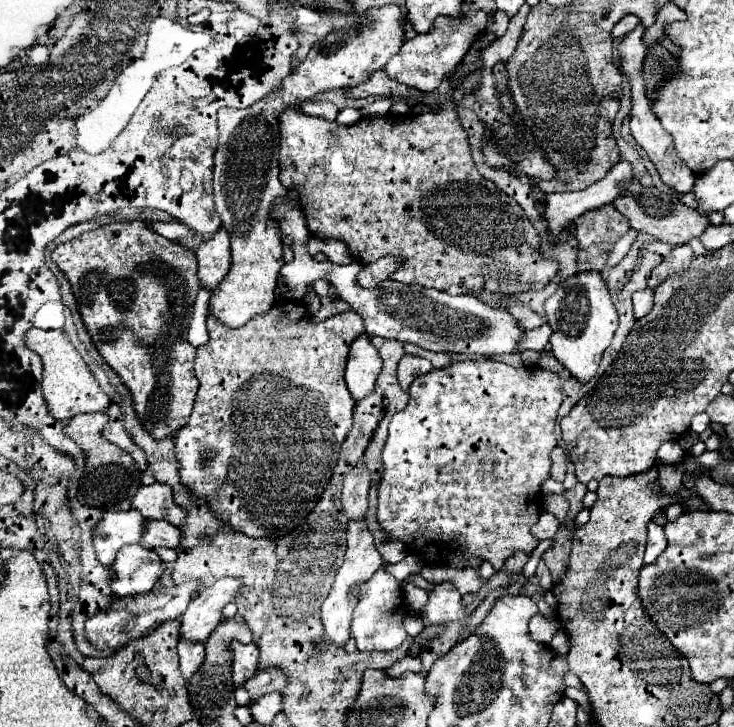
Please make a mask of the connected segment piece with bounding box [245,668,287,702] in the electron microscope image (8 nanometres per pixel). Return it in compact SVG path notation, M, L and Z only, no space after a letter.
M267 668L257 672L251 680L245 682L247 692L251 694L251 702L267 692L275 692L275 690L283 690L283 686L287 684L285 674L279 668Z

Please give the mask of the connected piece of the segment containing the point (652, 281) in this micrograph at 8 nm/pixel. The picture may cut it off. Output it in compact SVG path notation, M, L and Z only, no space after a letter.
M689 244L675 246L675 248L665 256L665 260L663 260L657 268L651 270L651 274L649 274L649 278L647 278L647 284L649 284L651 288L657 288L667 276L683 274L683 272L687 270L691 258L693 258L693 250L691 250Z

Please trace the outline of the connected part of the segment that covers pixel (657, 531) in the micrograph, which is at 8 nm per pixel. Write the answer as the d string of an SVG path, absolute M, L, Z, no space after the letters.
M651 522L647 528L649 528L649 538L647 538L647 550L645 550L645 564L651 564L657 560L659 554L663 554L663 550L667 548L667 540L659 524Z

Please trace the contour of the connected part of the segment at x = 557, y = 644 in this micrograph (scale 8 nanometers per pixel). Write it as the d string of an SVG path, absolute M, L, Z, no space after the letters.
M559 630L557 634L555 634L555 638L551 640L551 644L549 644L551 648L555 648L555 652L563 652L563 654L567 654L569 652L569 636L565 634L565 630Z

